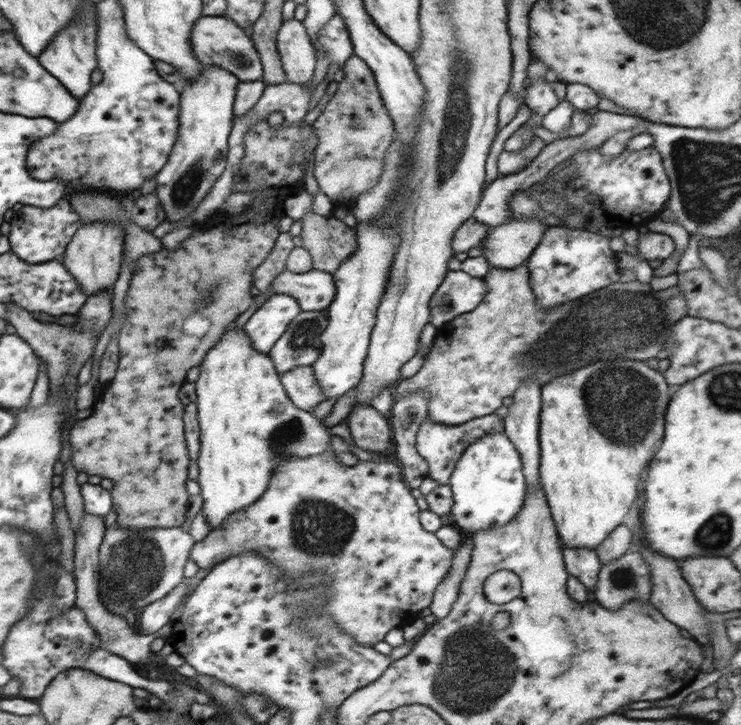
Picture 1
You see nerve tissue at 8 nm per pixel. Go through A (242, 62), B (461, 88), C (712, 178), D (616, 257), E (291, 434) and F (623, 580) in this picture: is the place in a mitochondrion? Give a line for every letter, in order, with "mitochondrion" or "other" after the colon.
A: mitochondrion
B: mitochondrion
C: mitochondrion
D: other
E: mitochondrion
F: mitochondrion

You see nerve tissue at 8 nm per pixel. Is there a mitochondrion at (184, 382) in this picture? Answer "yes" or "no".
no

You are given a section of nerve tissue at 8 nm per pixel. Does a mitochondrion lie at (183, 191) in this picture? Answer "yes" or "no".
yes

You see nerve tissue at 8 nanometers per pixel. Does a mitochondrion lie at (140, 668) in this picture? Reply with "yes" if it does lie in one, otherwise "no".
no

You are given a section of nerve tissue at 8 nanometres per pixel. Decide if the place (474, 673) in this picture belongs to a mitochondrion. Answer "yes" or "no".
yes

